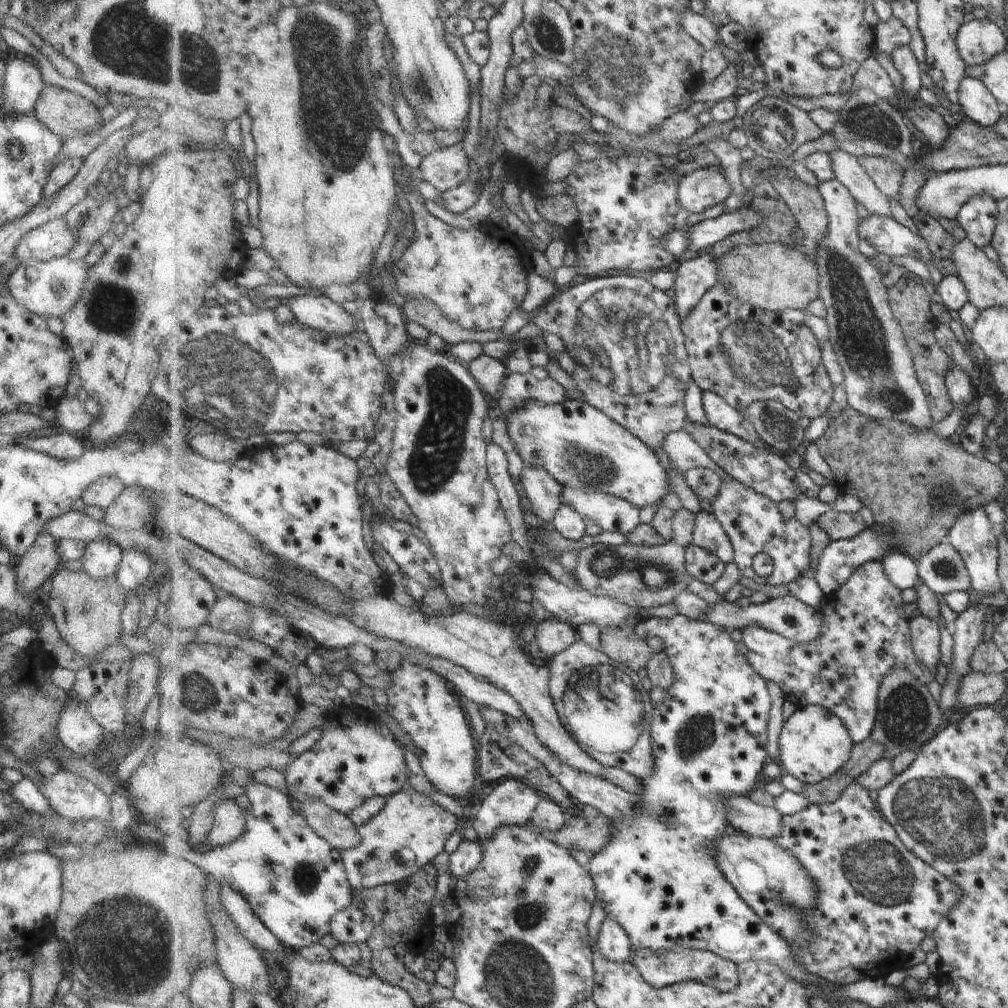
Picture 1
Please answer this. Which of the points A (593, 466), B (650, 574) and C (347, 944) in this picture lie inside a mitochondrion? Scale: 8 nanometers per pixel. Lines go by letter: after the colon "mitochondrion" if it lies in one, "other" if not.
A: mitochondrion
B: mitochondrion
C: other

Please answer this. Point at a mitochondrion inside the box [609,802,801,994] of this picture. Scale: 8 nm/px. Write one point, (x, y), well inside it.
(781, 896)

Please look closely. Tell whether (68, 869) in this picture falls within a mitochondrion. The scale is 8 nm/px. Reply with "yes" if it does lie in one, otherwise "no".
no

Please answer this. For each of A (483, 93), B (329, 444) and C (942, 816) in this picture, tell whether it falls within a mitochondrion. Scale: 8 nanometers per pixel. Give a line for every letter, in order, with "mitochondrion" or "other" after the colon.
A: other
B: other
C: mitochondrion

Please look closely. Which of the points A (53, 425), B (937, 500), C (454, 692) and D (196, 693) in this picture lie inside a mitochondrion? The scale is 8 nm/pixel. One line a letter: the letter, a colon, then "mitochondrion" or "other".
A: other
B: mitochondrion
C: other
D: mitochondrion

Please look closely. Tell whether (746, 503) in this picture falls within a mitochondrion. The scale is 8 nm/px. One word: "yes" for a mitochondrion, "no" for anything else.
no

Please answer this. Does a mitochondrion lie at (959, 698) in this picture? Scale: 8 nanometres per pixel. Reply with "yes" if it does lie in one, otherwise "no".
no

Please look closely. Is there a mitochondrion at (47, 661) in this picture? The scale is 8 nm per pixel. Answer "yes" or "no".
no

